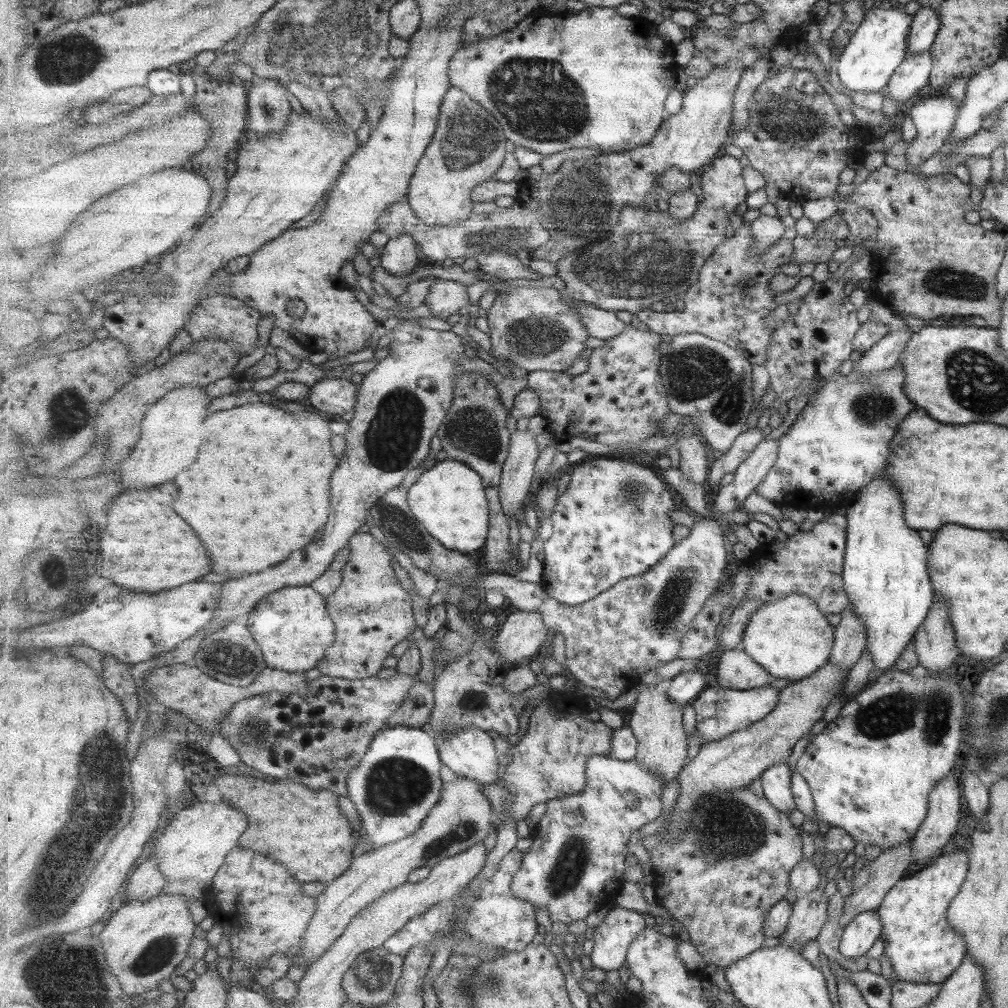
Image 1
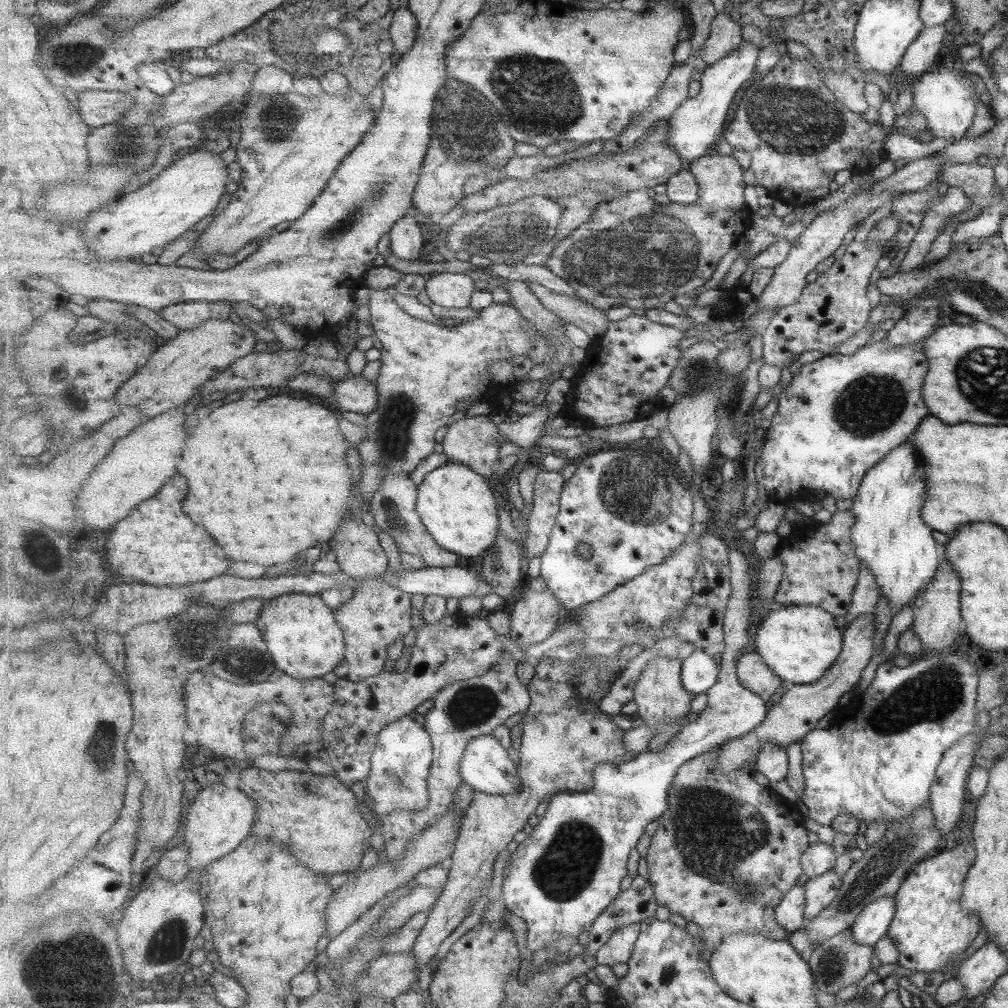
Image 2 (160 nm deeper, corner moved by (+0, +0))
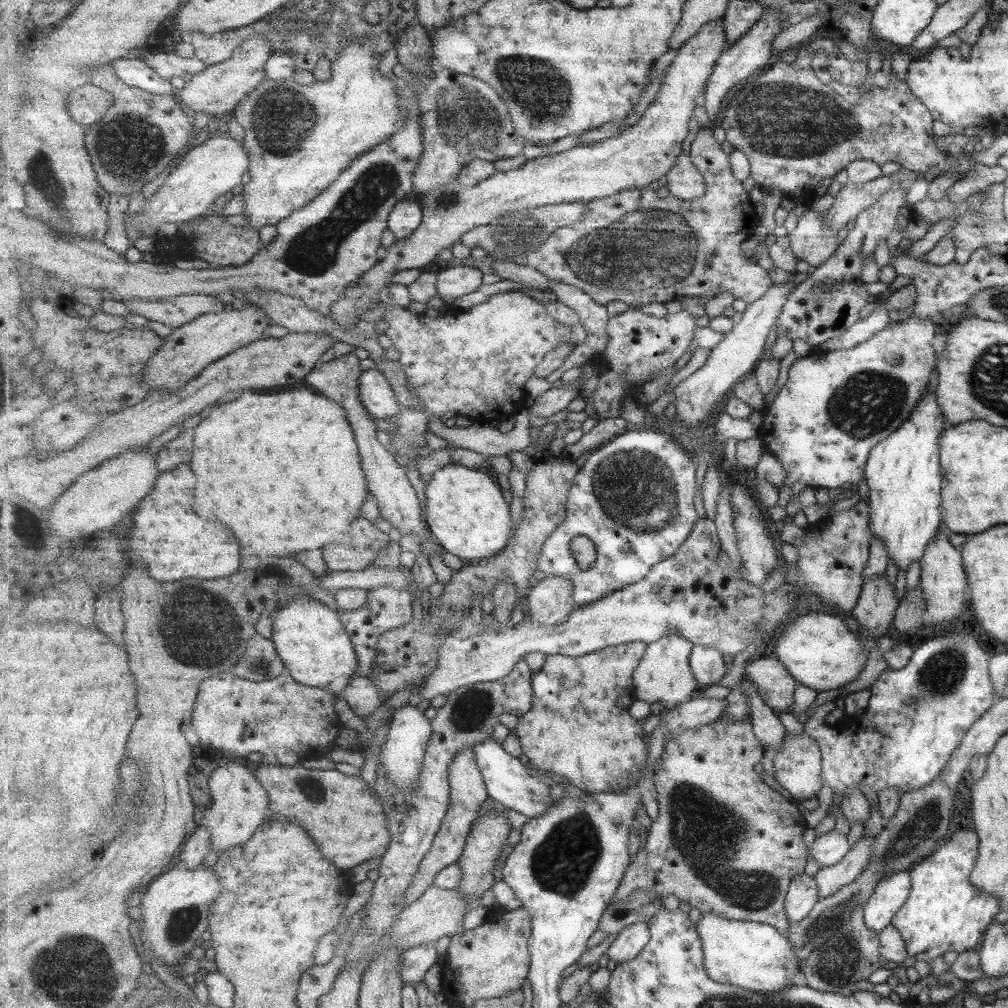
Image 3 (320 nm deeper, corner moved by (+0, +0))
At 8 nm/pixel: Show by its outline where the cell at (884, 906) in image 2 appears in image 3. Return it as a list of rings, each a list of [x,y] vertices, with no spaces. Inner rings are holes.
[[[905,869],[890,875],[883,875],[873,887],[872,893],[863,905],[863,920],[866,927],[878,934],[897,914],[909,898],[910,871]]]

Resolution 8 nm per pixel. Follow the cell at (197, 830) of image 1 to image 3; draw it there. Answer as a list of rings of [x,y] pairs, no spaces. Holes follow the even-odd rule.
[[[234,762],[227,764],[226,768],[213,770],[209,780],[211,782],[207,784],[213,803],[205,810],[202,825],[212,832],[212,851],[225,852],[227,848],[249,842],[257,828],[269,820],[271,815],[269,792],[263,788],[254,771]]]

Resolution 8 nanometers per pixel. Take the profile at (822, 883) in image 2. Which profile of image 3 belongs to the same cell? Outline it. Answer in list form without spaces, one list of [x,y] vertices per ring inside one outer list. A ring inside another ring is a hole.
[[[862,834],[837,864],[819,868],[813,876],[819,899],[834,895],[840,888],[853,883],[866,870],[867,863],[870,862],[872,842],[876,835]]]

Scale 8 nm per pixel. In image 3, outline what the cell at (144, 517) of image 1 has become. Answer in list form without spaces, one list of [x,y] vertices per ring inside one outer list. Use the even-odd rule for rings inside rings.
[[[189,464],[159,476],[155,492],[141,502],[135,516],[135,532],[129,542],[129,556],[149,564],[149,572],[161,582],[199,576],[205,580],[225,579],[241,566],[241,546],[231,528],[203,520],[193,510],[197,478]]]

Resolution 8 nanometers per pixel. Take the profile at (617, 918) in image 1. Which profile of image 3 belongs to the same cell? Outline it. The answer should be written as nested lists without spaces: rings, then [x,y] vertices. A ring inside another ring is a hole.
[[[647,921],[626,926],[617,935],[607,955],[618,965],[633,960],[645,950],[651,939],[650,924]]]

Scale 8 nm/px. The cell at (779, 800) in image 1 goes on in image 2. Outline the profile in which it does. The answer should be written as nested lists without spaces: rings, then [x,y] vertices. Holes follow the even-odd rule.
[[[773,741],[762,744],[762,751],[756,760],[756,768],[773,782],[787,778],[789,774],[789,756],[785,747]]]

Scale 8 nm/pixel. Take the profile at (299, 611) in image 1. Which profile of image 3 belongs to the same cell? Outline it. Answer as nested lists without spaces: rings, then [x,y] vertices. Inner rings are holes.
[[[309,595],[302,596],[301,598],[293,599],[273,620],[273,634],[272,642],[275,644],[278,653],[282,656],[287,672],[295,677],[296,681],[299,681],[301,684],[311,686],[313,688],[325,688],[327,692],[333,692],[337,697],[341,698],[344,694],[345,689],[349,686],[349,682],[354,679],[354,676],[358,674],[359,670],[359,657],[358,652],[355,650],[353,642],[351,642],[351,636],[348,632],[347,626],[343,624],[343,621],[340,619],[341,612],[338,610],[333,610],[325,604],[313,599]]]

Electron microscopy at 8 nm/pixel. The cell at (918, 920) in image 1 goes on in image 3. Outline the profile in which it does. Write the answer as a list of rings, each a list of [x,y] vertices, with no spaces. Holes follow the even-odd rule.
[[[959,830],[945,844],[934,849],[931,855],[927,855],[919,864],[915,864],[910,871],[910,892],[909,898],[899,908],[894,918],[890,920],[903,939],[907,954],[913,960],[923,960],[928,964],[929,959],[942,955],[944,952],[970,951],[981,933],[986,930],[993,916],[1000,911],[1001,905],[998,898],[988,895],[983,891],[975,889],[969,882],[971,870],[977,859],[977,848],[979,845],[978,835],[973,830]]]

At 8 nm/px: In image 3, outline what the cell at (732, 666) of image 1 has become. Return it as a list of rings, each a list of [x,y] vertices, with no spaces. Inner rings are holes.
[[[771,654],[757,655],[746,663],[745,674],[757,685],[761,696],[777,712],[795,704],[797,679]]]

